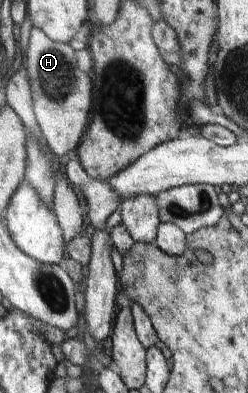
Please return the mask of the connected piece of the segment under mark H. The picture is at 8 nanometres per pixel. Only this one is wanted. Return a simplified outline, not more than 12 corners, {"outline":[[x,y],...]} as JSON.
{"outline":[[30,29],[33,111],[58,157],[77,149],[92,76],[75,50]]}

